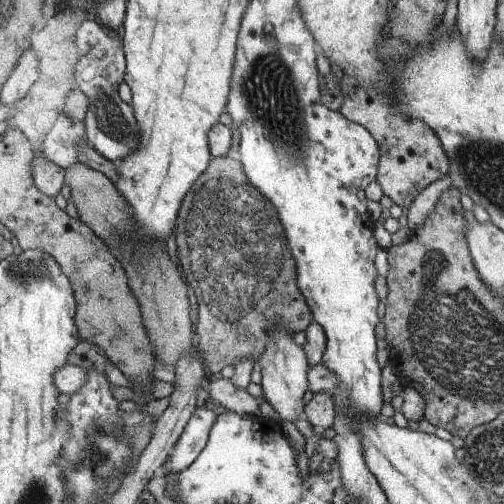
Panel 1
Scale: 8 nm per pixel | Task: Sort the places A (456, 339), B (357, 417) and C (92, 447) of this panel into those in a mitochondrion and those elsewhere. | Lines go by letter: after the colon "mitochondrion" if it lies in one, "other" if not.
A: mitochondrion
B: other
C: mitochondrion

